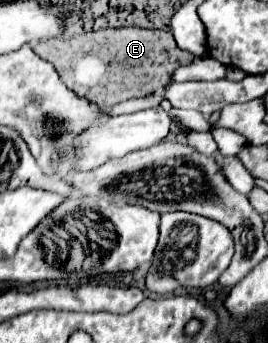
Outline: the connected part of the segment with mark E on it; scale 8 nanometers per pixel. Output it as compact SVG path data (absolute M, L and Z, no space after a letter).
M139 27L91 31L91 33L77 35L73 39L51 39L51 41L33 45L33 49L39 57L53 63L59 77L63 77L63 83L71 91L75 91L79 97L85 97L87 101L91 101L99 107L111 107L117 101L125 101L131 97L147 97L147 95L155 93L157 89L165 89L169 83L173 83L171 71L175 71L179 65L189 65L189 61L195 59L195 57L191 57L191 53L177 47L177 43L169 31L139 29Z

